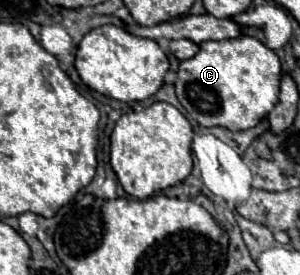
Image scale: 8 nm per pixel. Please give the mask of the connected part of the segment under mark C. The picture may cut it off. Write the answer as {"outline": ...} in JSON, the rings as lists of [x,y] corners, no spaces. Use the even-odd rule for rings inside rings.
{"outline":[[[239,36],[201,42],[199,52],[179,64],[175,92],[181,106],[201,126],[223,126],[237,132],[253,128],[271,112],[279,98],[279,80],[281,62],[277,54],[257,38]]]}

